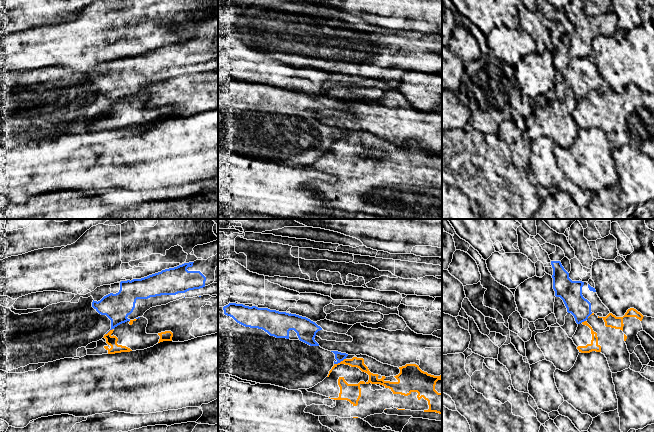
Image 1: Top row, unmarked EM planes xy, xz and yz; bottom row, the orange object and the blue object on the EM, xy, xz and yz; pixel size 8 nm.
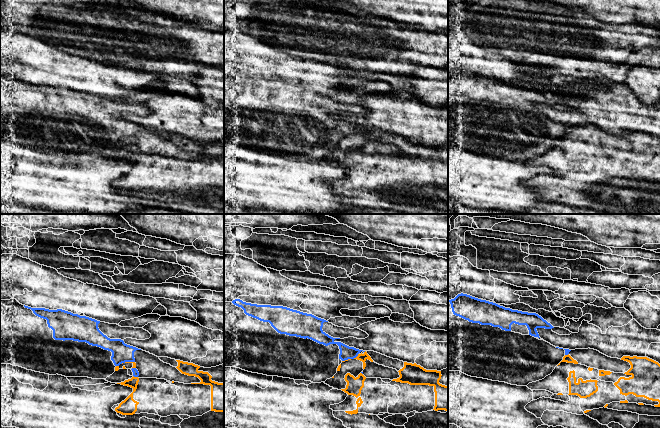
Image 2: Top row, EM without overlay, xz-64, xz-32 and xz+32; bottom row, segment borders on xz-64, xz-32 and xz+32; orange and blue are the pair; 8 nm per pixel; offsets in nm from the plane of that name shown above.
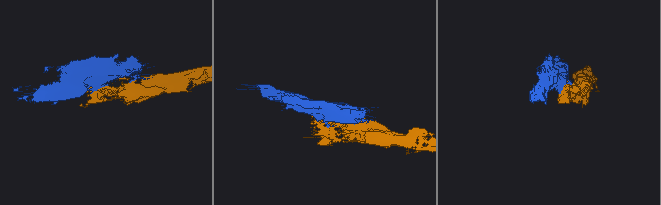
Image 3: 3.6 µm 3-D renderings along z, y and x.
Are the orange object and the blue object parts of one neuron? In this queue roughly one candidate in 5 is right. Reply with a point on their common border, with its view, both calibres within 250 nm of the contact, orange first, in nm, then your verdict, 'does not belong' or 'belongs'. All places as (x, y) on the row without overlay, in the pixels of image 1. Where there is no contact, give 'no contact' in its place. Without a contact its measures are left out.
xz (340, 138) | 80/70 nm | does not belong

